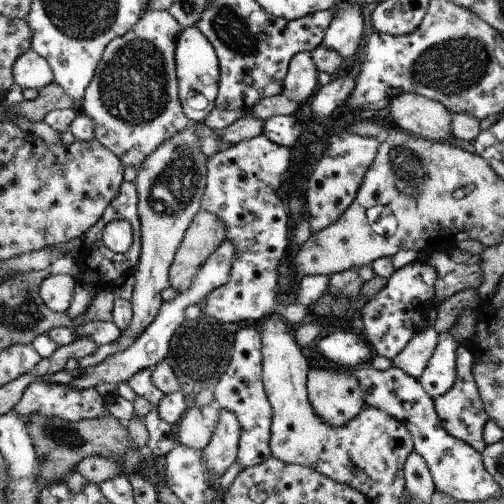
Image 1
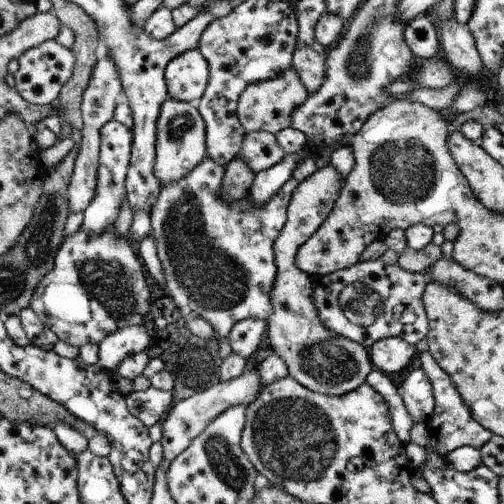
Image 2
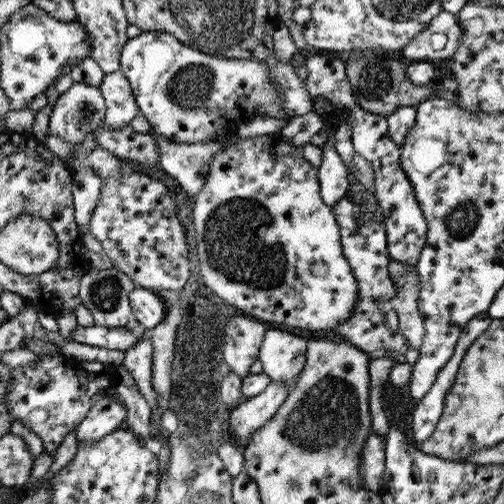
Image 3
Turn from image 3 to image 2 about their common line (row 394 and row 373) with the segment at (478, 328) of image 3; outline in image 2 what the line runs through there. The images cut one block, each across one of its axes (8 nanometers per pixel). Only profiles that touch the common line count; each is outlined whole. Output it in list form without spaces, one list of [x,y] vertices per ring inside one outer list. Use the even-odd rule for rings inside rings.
[[[421,350],[421,354],[419,354],[419,366],[427,374],[427,380],[429,380],[431,388],[433,388],[433,398],[435,398],[433,414],[425,422],[425,428],[427,428],[427,434],[429,434],[429,450],[433,454],[439,454],[441,458],[445,458],[449,452],[453,452],[457,448],[463,448],[463,446],[481,450],[493,438],[493,432],[489,432],[479,422],[475,422],[475,418],[471,418],[471,410],[467,408],[467,404],[463,402],[459,390],[451,382],[451,376],[447,376],[445,370],[441,370],[437,366],[437,362],[429,354],[429,350]]]

